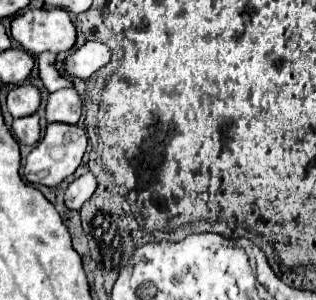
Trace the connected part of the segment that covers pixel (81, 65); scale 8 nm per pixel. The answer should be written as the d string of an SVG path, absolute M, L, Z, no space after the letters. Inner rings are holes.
M86 42L78 50L70 52L68 58L62 62L64 70L70 76L78 78L90 78L98 68L106 66L110 60L110 50L102 42Z

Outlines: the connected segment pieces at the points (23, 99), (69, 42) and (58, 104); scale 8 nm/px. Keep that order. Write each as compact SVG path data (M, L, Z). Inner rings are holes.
M22 84L22 86L16 86L8 92L8 112L14 116L14 118L24 118L24 116L30 116L38 110L40 106L40 92L36 86L32 84Z
M62 8L26 10L12 20L14 40L30 54L44 50L68 52L76 42L76 28Z
M74 88L58 90L48 96L48 106L46 106L48 122L76 124L78 118L80 118L80 96Z

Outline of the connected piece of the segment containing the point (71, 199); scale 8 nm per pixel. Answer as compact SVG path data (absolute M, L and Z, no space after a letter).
M86 172L84 176L80 176L72 184L68 184L64 202L70 210L78 210L94 194L94 190L96 190L96 178L92 172Z

